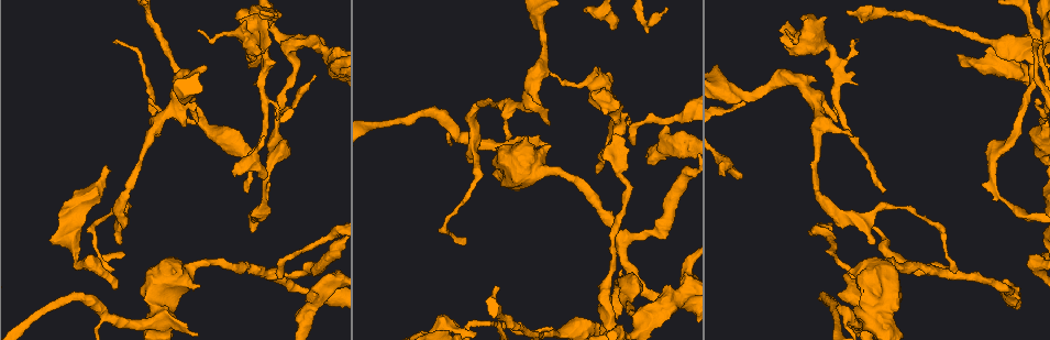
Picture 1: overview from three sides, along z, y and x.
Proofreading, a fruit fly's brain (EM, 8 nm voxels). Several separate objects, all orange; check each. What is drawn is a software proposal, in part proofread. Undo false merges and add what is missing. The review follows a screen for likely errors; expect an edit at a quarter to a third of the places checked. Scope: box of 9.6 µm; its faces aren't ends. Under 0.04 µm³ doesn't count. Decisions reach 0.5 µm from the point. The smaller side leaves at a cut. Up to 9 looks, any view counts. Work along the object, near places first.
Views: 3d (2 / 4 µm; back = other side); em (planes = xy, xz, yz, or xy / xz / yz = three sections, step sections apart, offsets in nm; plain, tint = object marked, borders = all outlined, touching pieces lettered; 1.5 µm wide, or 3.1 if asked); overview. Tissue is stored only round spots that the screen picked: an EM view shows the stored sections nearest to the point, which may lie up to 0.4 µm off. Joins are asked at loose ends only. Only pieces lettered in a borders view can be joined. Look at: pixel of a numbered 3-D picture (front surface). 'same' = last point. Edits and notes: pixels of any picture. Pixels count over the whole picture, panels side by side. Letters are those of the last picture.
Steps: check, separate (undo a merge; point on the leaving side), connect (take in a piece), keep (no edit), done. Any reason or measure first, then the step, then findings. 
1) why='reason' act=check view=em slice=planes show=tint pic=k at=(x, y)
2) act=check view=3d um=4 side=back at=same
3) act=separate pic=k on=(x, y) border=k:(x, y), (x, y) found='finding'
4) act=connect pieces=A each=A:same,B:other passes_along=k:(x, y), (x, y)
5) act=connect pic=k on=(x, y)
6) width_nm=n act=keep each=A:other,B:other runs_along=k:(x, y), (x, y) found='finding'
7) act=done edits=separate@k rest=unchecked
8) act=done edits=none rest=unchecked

why='an open end' act=check view=3d um=4 side=back pic=1 at=(259, 49)

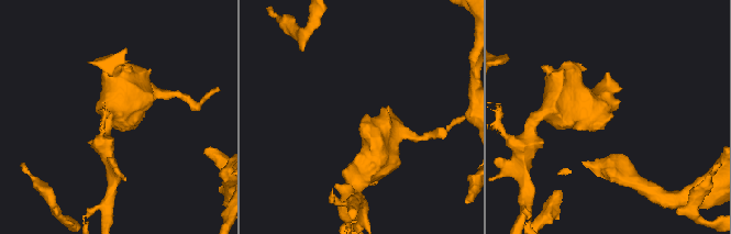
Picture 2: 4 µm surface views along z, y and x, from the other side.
why='shape alone is not enough' act=check view=em slice=xz step=4 show=tint pic=2 at=(364, 116)

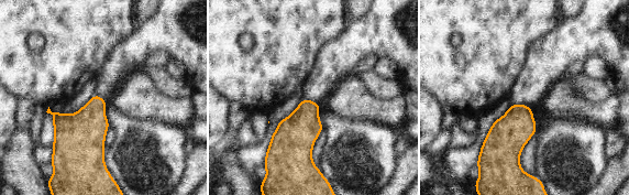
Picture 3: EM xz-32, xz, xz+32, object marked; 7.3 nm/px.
act=check view=em slice=planes show=borders at=same

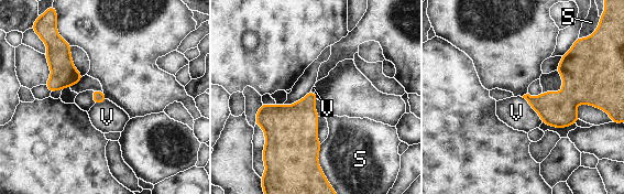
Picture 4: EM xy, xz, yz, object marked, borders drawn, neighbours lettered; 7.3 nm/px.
act=keep each=S:other,V:other border=4:(522, 97), (537, 114), (542, 122) found='no lettered piece goes on from it'

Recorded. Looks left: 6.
why='free end' act=check view=em slice=planes show=borders pic=1 at=(786, 33)

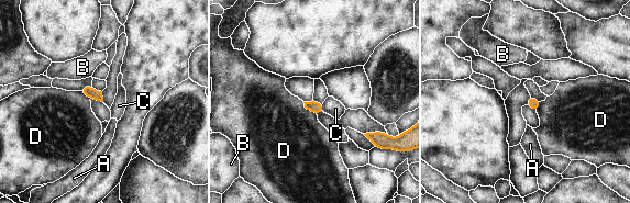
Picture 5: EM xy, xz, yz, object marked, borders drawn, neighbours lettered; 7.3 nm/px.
width_nm=80 act=keep each=A:other,B:other,C:other,D:other found='none of them fits'

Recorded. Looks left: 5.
why='end of a long branch' act=check view=em slice=planes show=plain pic=1 at=(247, 193)

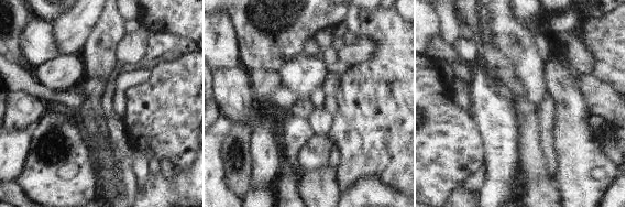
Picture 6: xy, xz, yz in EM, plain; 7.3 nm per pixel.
why='what lies round it' act=check view=em slice=planes show=borders at=same

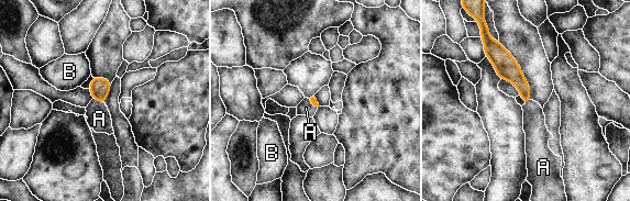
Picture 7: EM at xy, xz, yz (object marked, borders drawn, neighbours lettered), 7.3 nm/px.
act=connect pieces=A each=A:same,B:other passes_along=7:(99, 87), (99, 100), (99, 119) found='the neuron continues'

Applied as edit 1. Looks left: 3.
why='tapers out' act=check view=3d um=2 pic=1 at=(465, 240)

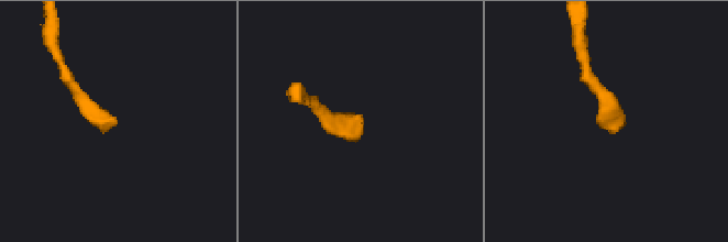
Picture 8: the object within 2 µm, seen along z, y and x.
act=check view=em slice=planes show=borders pic=8 at=(607, 122)

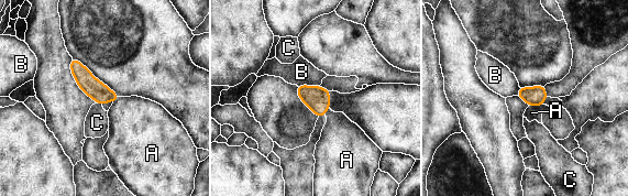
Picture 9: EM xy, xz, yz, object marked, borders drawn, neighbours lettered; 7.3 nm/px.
width_nm=150 act=keep each=A:other,B:other,C:other border=9:(542, 104), (529, 106) found='none of them fits'

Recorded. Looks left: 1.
act=done edits=connect@7 rest=unchecked

